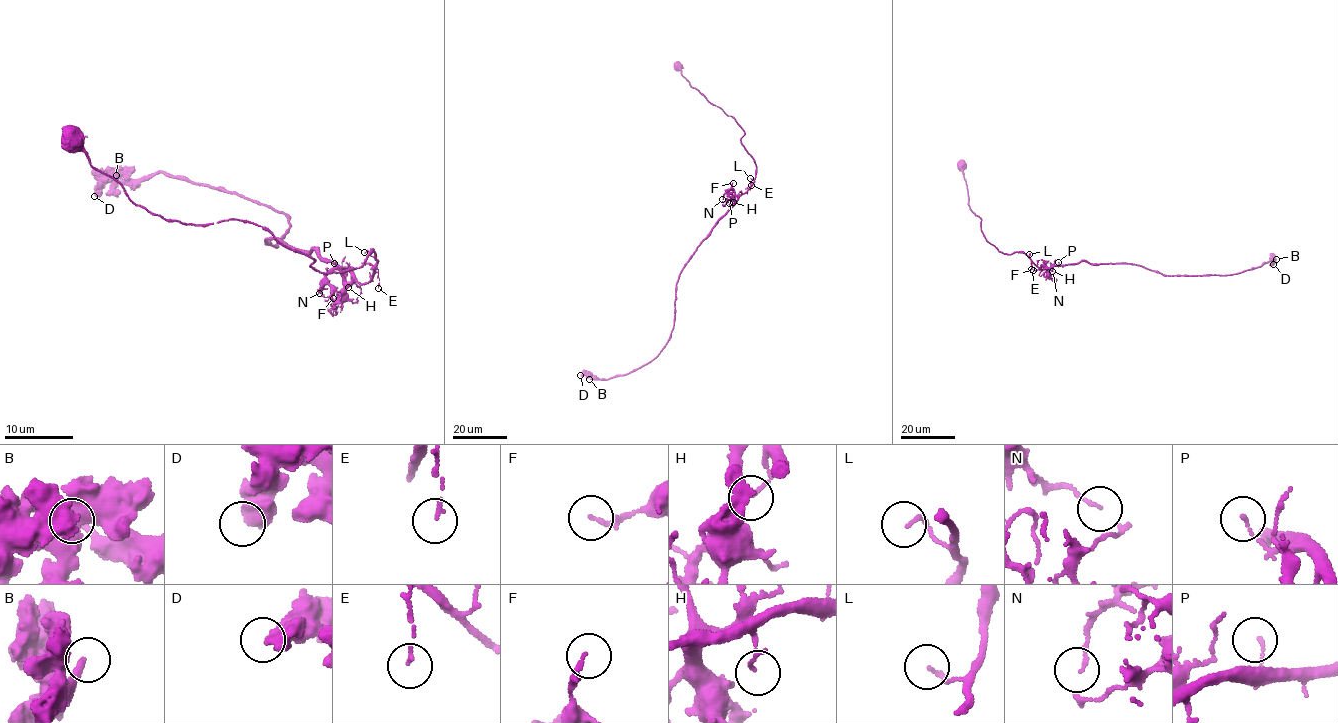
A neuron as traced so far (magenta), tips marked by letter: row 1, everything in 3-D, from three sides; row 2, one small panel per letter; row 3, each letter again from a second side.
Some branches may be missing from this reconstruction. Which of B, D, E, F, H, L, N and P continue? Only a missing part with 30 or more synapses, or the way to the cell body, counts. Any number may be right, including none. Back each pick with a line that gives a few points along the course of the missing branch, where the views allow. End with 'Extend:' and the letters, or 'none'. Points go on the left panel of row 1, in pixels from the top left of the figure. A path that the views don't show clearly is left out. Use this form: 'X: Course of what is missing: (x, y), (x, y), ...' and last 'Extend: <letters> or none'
Extend: none

